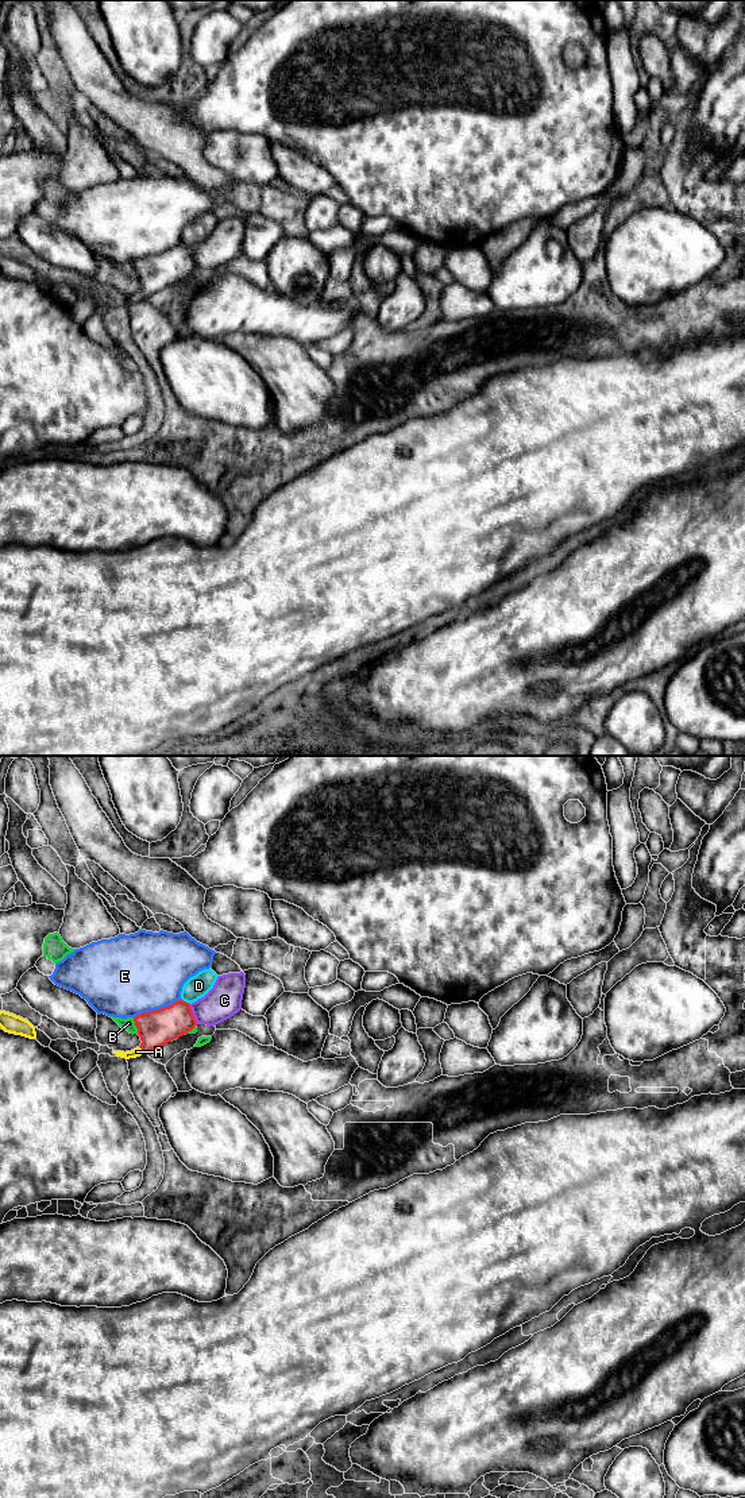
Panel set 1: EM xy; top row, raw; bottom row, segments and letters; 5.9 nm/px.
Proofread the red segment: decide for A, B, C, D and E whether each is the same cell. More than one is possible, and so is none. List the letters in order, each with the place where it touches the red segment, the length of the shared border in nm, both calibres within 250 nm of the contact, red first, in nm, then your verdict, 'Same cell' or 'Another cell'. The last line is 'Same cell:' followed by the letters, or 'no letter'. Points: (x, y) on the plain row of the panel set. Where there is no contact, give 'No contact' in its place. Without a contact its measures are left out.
A: Touches red at xy (142, 294). Shared border 50 nm. Thickness 220 nm (red) against 50 nm. Same cell
B: Touches red at xy (136, 270). Shared border 100 nm. Thickness 220 nm (red) against 70 nm. Another cell
C: Touches red at xy (192, 258). Shared border 130 nm. Thickness 220 nm (red) against 200 nm. Another cell
D: Touches red at xy (185, 246). Shared border 70 nm. Thickness 220 nm (red) against 140 nm. Another cell
E: Touches red at xy (157, 254). Shared border 300 nm. Thickness 220 nm (red) against 480 nm. Another cell
Same cell: A

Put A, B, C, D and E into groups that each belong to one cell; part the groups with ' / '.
A / B / C E / D

